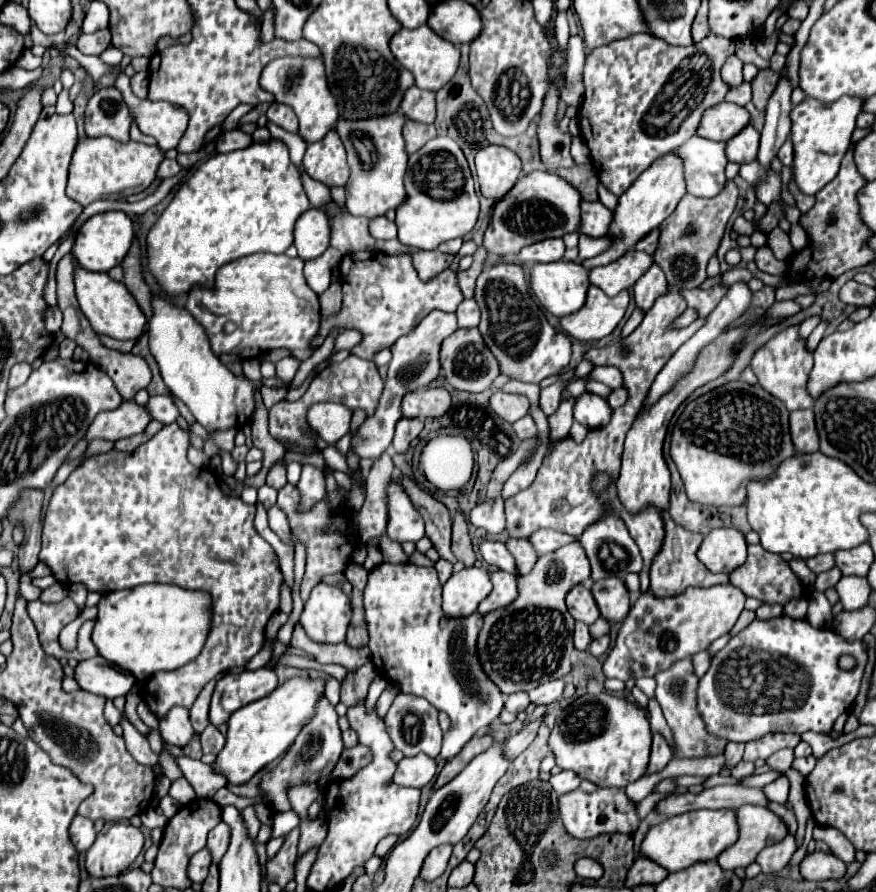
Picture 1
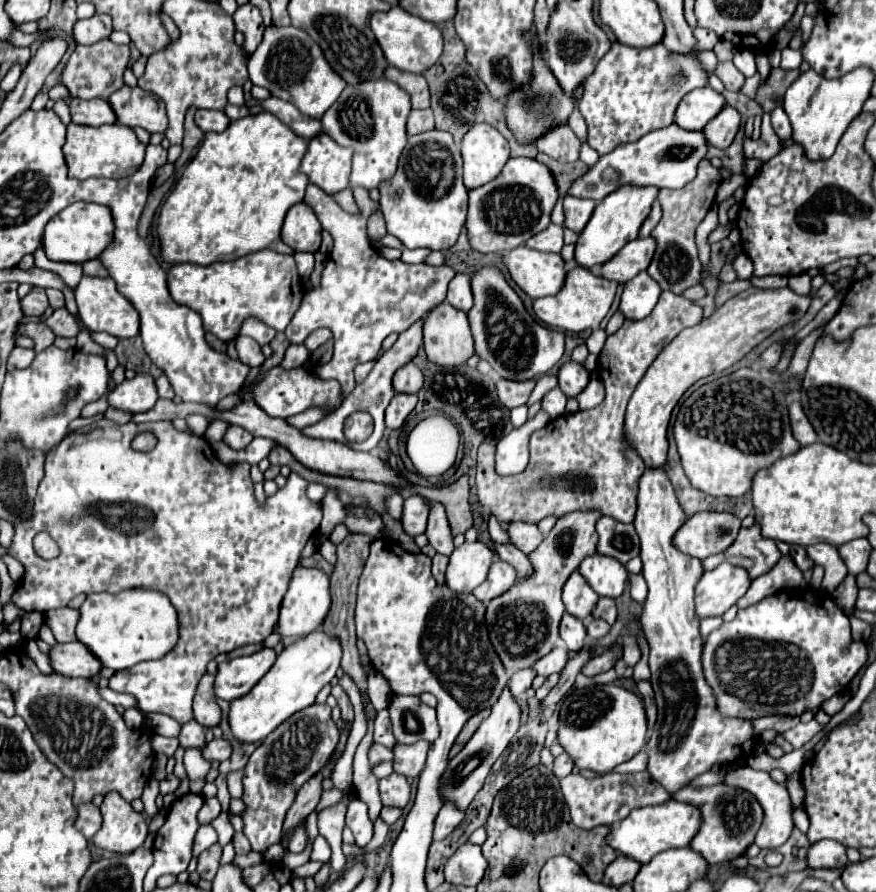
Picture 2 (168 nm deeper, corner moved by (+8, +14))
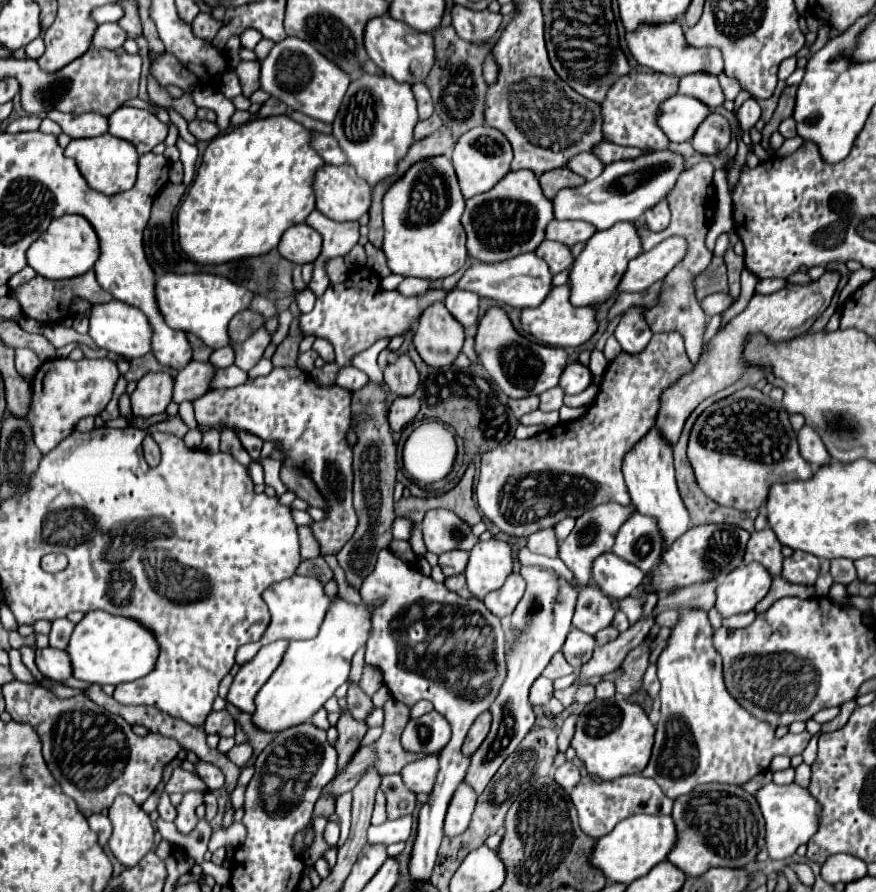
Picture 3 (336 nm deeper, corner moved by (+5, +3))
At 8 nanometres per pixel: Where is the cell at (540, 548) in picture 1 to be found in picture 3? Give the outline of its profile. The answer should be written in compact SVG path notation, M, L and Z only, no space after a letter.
M564 519L564 521L560 521L560 523L554 527L558 543L562 543L562 541L570 535L570 531L572 531L572 529L574 529L574 519Z

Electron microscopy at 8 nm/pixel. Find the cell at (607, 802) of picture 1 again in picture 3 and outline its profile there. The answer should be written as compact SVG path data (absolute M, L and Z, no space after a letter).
M624 775L618 777L614 781L582 781L578 783L572 793L570 799L578 811L578 821L580 827L586 835L590 835L592 839L600 839L604 835L608 835L618 821L624 821L630 815L636 813L648 813L648 815L670 815L672 813L672 805L674 801L670 797L664 797L662 789L656 785L656 781L642 777L642 775Z

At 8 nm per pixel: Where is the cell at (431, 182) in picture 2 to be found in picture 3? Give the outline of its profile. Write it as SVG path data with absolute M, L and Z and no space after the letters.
M438 155L414 163L384 195L384 255L392 273L404 277L426 277L430 281L456 273L466 253L466 233L460 223L464 197L450 157Z

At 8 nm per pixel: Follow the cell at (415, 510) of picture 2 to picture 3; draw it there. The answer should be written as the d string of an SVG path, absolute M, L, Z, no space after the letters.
M432 509L424 515L422 535L426 549L440 555L448 549L464 549L470 551L476 545L478 537L472 535L470 527L464 525L452 511L448 509Z

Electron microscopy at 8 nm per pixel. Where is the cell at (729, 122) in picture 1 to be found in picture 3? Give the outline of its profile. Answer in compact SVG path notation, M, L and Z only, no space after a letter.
M676 95L664 101L660 107L660 127L672 143L690 141L704 119L710 115L710 107L696 97Z

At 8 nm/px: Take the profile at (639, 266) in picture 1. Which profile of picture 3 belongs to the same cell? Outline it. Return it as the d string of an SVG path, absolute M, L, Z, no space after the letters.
M670 237L650 251L640 253L628 263L626 273L618 283L618 291L644 291L660 281L680 257L684 257L686 241L682 237Z

